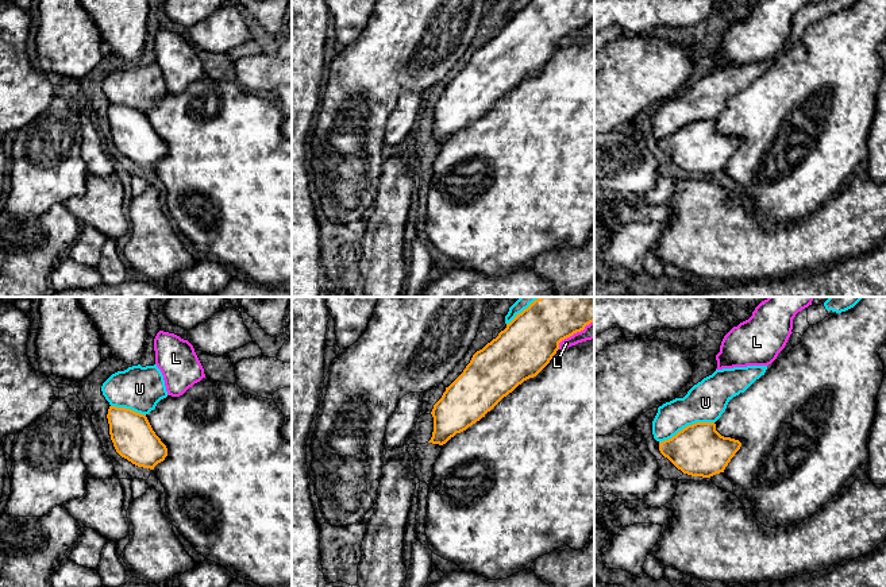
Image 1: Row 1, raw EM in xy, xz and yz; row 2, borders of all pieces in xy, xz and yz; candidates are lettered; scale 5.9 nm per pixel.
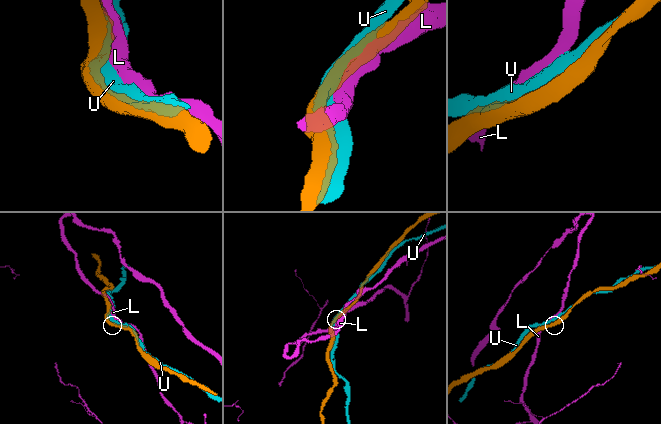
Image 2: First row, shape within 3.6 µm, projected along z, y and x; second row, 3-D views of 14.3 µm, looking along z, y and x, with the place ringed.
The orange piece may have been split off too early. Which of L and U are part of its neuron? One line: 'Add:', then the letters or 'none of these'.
Add: none of these

